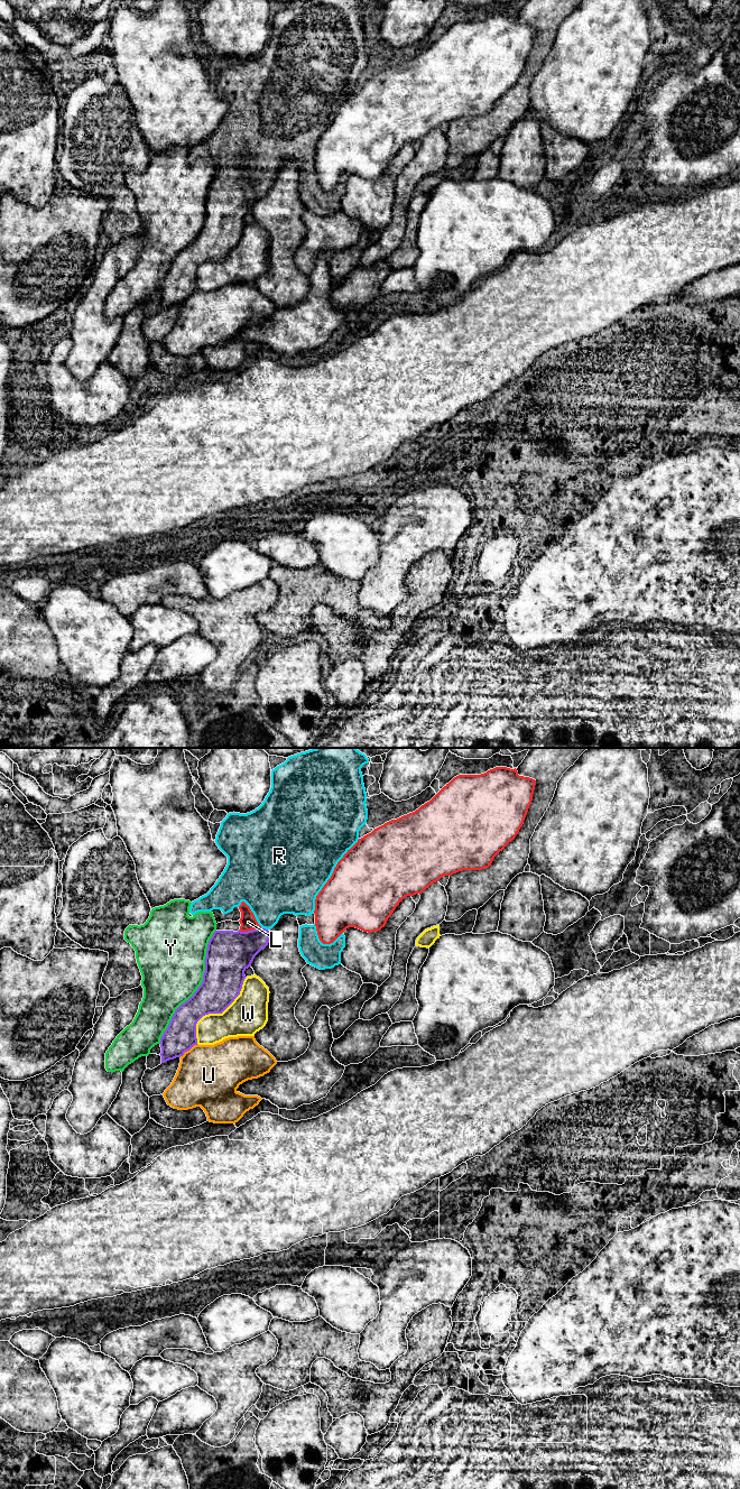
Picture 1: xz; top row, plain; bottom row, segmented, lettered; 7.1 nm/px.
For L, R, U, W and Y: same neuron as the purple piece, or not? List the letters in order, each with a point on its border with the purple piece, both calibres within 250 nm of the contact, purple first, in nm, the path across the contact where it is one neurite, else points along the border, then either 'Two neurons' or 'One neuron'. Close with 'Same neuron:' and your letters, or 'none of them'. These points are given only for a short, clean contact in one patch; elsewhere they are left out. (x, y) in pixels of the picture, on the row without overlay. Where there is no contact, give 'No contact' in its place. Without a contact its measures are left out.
L: Touches purple at xz (249, 177). Thickness 320 nm (purple) against 120 nm. Two neurons
R: Touches purple at xz (265, 175). Thickness 260 nm (purple) against 340 nm. Path across: xz (238, 196), (249, 191), (265, 175), (269, 141). One neuron
U: Touches purple at xz (188, 296). Thickness 220 nm (purple) against 440 nm. Two neurons
W: Touches purple at xz (215, 259). Thickness 280 nm (purple) against 280 nm. Two neurons
Y: Touches purple at xz (199, 233). Thickness 280 nm (purple) against 460 nm. Two neurons
Same neuron: R

